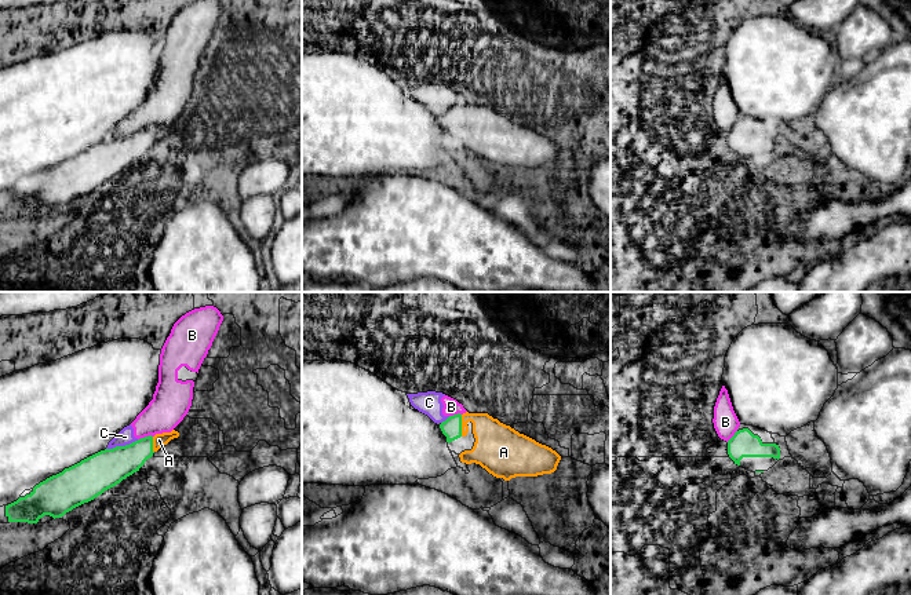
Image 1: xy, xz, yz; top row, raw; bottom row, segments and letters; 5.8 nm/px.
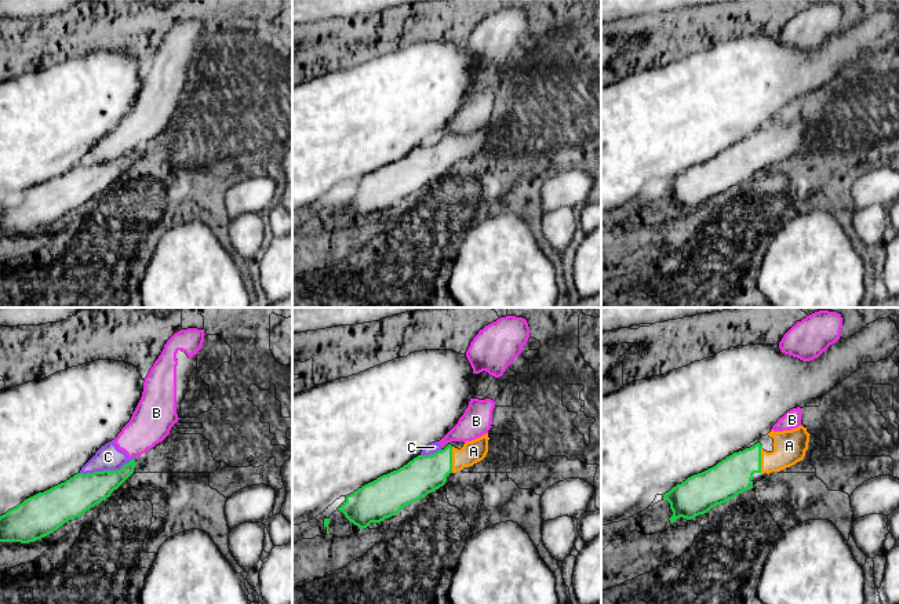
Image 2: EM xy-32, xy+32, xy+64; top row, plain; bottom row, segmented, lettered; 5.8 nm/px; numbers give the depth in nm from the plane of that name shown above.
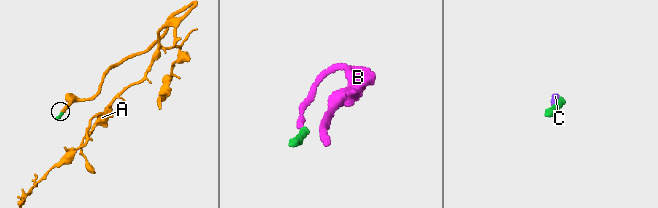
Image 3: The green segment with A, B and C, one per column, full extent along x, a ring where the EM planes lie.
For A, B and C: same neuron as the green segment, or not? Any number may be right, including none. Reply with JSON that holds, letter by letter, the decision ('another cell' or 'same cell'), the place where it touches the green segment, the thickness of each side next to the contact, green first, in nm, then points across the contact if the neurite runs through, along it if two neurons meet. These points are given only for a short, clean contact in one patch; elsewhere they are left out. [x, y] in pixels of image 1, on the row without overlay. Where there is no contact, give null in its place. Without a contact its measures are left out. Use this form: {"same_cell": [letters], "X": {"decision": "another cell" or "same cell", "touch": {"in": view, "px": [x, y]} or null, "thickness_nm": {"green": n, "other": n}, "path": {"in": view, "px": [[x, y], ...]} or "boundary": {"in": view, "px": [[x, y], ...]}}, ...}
{"same_cell": ["A"], "A": {"decision": "same cell", "touch": {"in": "xz", "px": [461, 117]}, "thickness_nm": {"green": 110, "other": 280}}, "B": {"decision": "another cell", "touch": {"in": "xy", "px": [145, 128]}, "thickness_nm": {"green": 200, "other": 220}, "boundary": {"in": "xy", "px": [[152, 127], [138, 131]]}}, "C": {"decision": "another cell", "touch": {"in": "xy", "px": [121, 138]}, "thickness_nm": {"green": 220, "other": 90}}}

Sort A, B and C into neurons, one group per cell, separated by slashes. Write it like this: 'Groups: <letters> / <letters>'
Groups: A / B C

